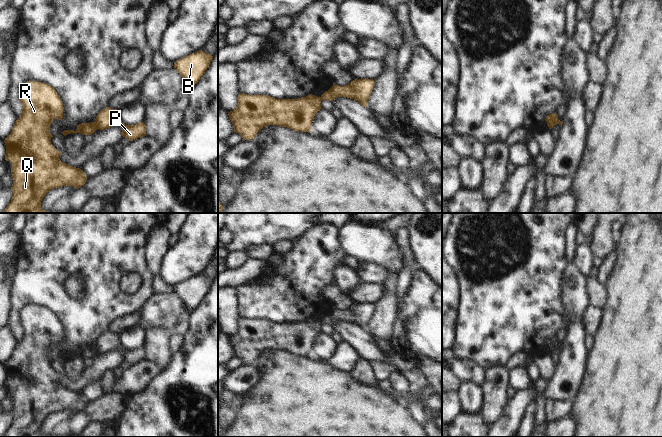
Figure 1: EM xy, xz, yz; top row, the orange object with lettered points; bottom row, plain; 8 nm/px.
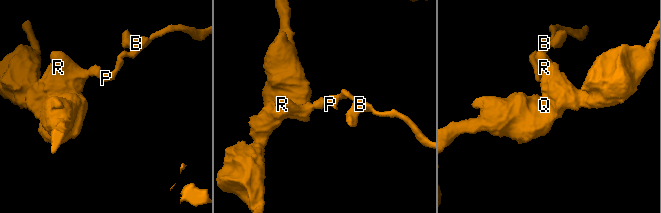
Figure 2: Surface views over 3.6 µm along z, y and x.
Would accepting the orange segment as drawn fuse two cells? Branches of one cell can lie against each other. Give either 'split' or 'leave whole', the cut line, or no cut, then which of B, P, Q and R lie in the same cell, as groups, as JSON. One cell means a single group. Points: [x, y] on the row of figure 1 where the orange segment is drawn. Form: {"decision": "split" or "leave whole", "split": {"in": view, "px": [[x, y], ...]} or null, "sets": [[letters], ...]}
{"decision": "split", "split": {"in": "xy", "px": [[95, 121], [98, 128]]}, "sets": [["B", "P"], ["Q", "R"]]}

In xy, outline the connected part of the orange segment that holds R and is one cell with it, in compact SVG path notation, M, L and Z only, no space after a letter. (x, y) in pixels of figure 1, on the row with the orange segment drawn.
M27 81L20 86L20 102L23 106L11 133L4 140L5 160L12 163L12 199L3 213L50 213L41 209L43 197L52 189L62 186L82 187L87 177L80 169L63 163L52 144L49 126L56 118L63 118L63 103L56 90L41 82Z

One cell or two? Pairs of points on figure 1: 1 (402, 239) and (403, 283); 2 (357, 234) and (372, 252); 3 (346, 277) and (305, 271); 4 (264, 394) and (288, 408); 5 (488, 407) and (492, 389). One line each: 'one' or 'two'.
1: one
2: one
3: two
4: one
5: one

